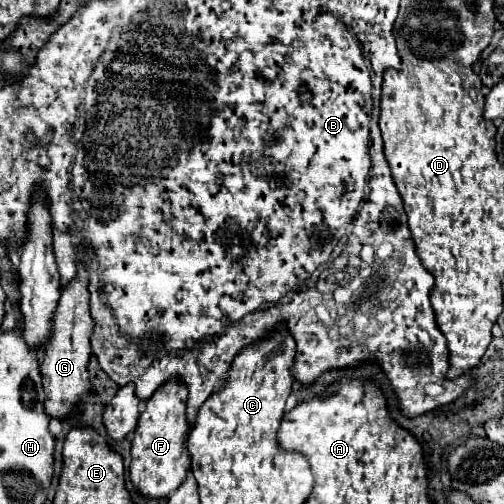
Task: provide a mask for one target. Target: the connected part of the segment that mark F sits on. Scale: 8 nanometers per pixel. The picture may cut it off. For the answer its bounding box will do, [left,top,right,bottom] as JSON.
[129,380,189,498]

